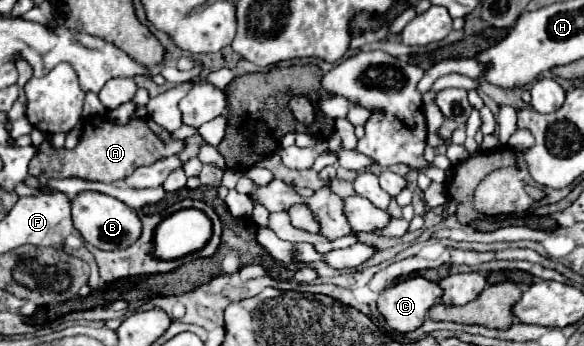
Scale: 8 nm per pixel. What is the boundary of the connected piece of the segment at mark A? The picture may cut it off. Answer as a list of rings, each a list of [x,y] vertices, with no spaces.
[[[88,117],[82,125],[82,137],[74,149],[54,149],[50,151],[48,141],[40,145],[40,153],[30,161],[28,173],[44,179],[62,179],[62,177],[80,177],[88,181],[112,183],[130,177],[138,167],[152,165],[158,159],[176,155],[184,149],[182,139],[174,139],[166,129],[158,127],[152,119],[134,119],[128,125],[120,127],[108,121],[106,117]]]

